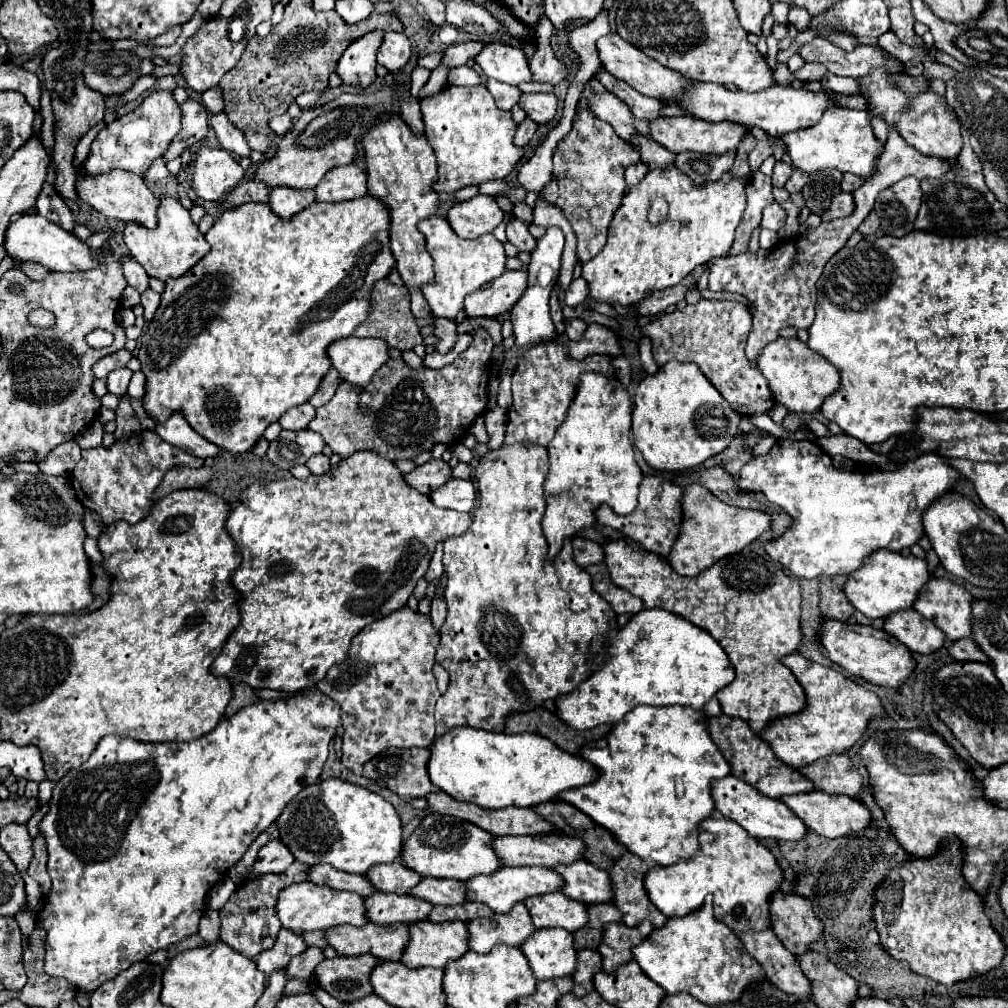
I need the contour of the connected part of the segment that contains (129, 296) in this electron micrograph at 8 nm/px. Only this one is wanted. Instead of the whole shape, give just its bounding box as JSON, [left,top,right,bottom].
[121,285,140,309]

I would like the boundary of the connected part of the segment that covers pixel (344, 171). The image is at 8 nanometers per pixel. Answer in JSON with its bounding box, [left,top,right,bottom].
[315,164,367,202]

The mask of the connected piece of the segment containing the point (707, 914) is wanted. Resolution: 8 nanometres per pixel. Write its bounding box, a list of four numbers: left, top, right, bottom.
[633,900,765,1006]

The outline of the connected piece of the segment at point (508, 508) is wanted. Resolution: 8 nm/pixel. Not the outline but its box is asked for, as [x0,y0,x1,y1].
[435,444,617,736]

